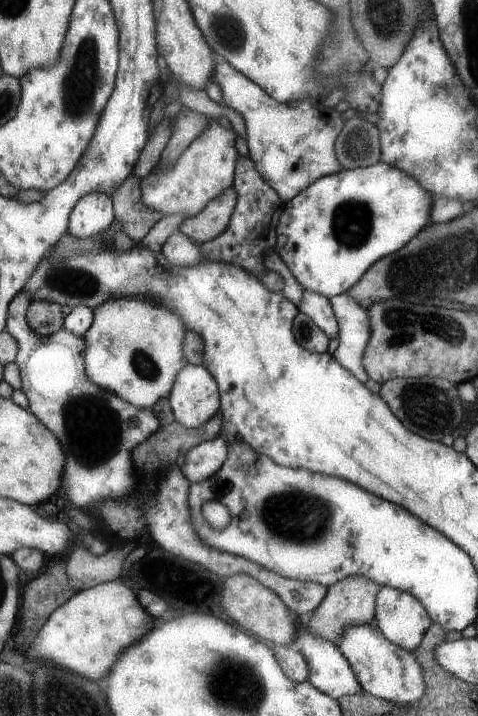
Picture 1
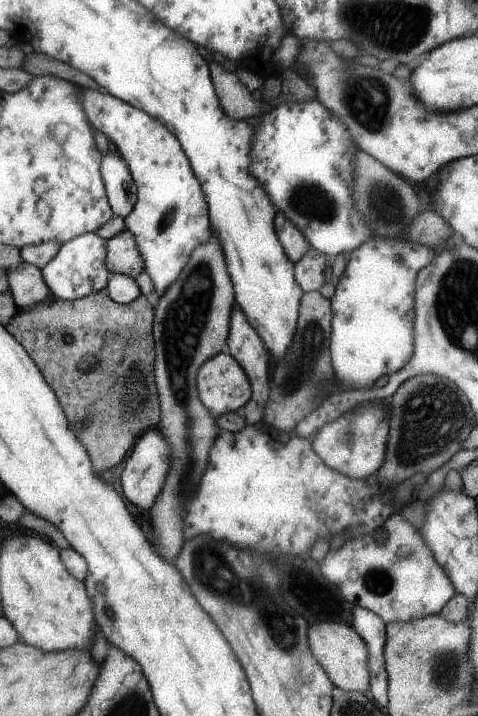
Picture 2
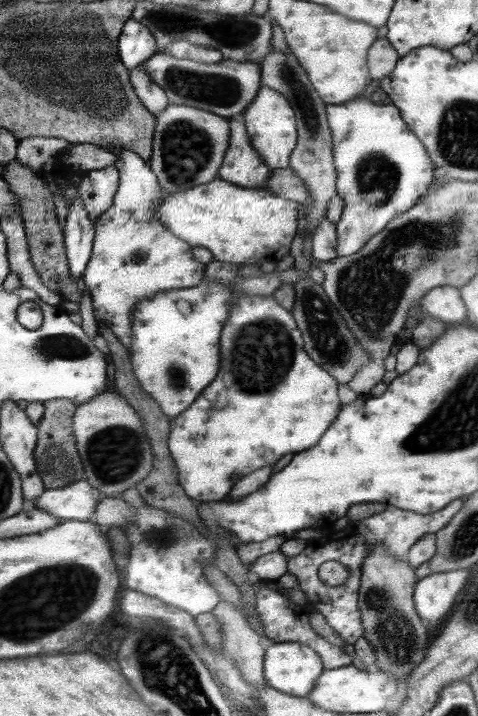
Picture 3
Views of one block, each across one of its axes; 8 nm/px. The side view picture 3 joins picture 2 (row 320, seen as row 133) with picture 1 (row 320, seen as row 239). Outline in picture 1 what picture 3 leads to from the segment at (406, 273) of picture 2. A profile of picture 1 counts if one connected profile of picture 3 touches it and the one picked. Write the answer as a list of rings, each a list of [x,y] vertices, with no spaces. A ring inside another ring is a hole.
[[[348,292],[328,298],[335,310],[339,321],[339,346],[334,352],[334,358],[340,366],[352,371],[360,382],[366,384],[369,380],[366,368],[364,368],[364,350],[367,350],[368,340],[371,338],[371,318],[369,309],[360,306],[354,298],[348,296]]]

